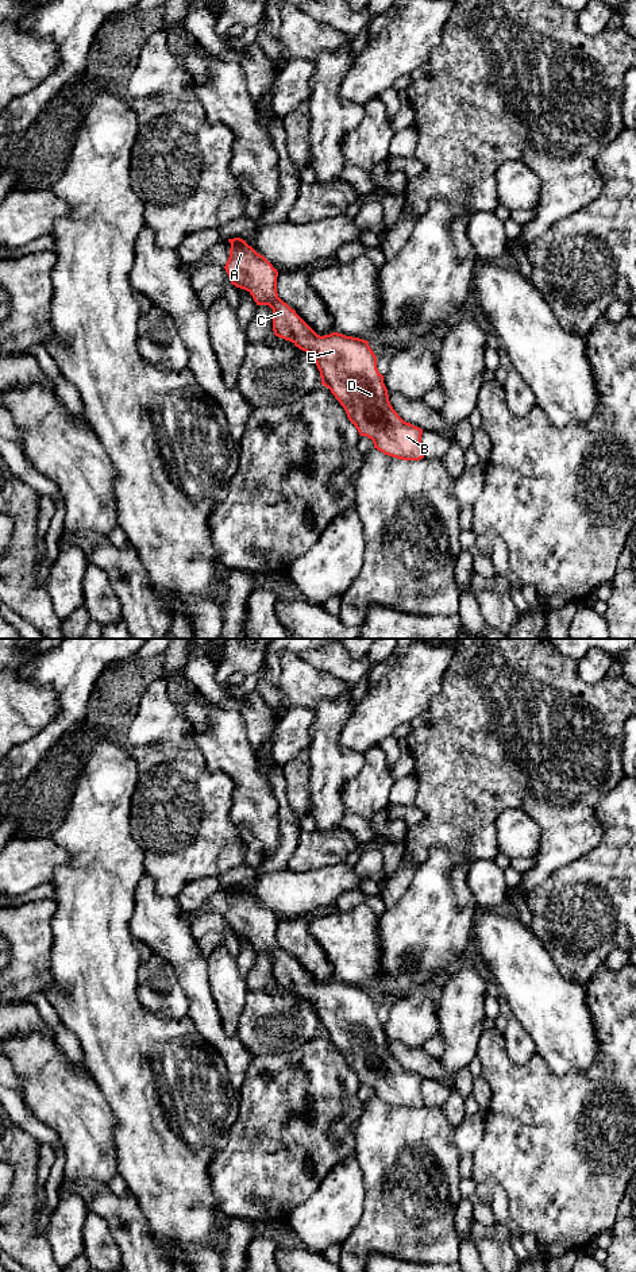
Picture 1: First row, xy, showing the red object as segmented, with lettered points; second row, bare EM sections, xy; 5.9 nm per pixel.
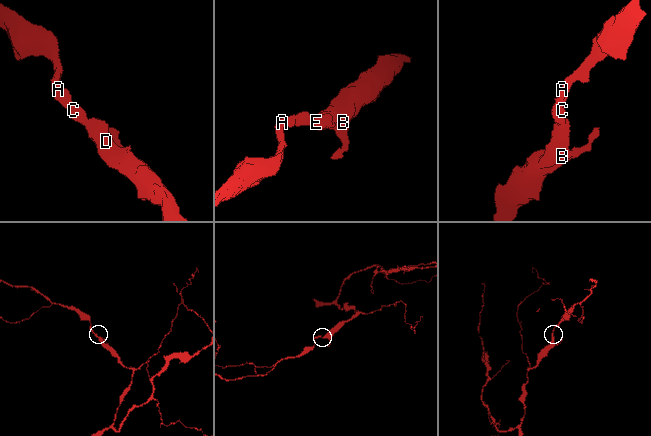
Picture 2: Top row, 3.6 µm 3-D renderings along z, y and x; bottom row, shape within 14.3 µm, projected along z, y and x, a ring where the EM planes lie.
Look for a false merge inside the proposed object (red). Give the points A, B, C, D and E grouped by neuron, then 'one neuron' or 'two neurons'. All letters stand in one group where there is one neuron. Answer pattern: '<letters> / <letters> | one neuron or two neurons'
A B C D E | one neuron

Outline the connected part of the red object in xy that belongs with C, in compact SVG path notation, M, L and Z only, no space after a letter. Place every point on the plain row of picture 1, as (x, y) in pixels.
M240 886L228 887L231 891L230 906L224 914L231 932L247 938L257 953L269 953L273 957L274 983L292 990L300 998L315 1006L320 1019L321 1033L328 1036L344 1056L348 1068L355 1074L361 1084L373 1088L374 1096L385 1103L402 1109L420 1109L424 1106L421 1095L423 1078L404 1069L389 1049L383 1024L377 1017L377 1005L367 988L332 980L317 983L277 941L278 920L246 889Z

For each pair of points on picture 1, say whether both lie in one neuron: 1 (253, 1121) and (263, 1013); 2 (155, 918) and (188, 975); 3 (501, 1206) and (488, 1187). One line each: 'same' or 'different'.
1: different
2: same
3: same

